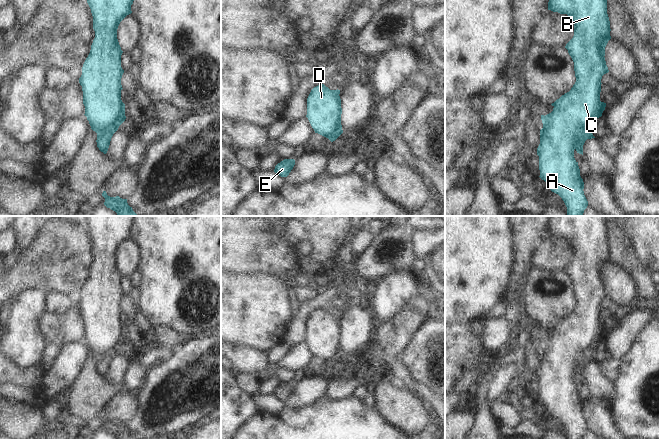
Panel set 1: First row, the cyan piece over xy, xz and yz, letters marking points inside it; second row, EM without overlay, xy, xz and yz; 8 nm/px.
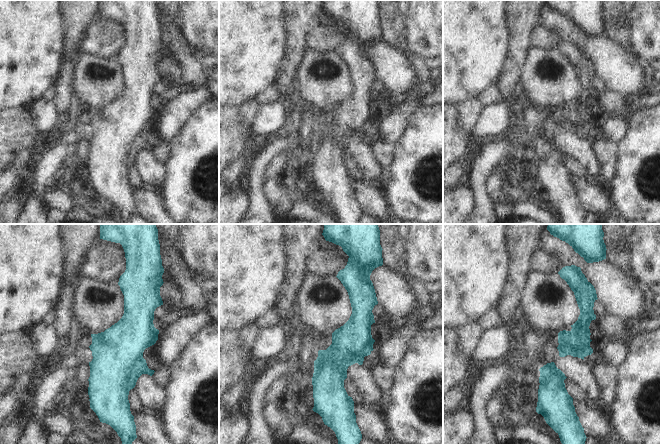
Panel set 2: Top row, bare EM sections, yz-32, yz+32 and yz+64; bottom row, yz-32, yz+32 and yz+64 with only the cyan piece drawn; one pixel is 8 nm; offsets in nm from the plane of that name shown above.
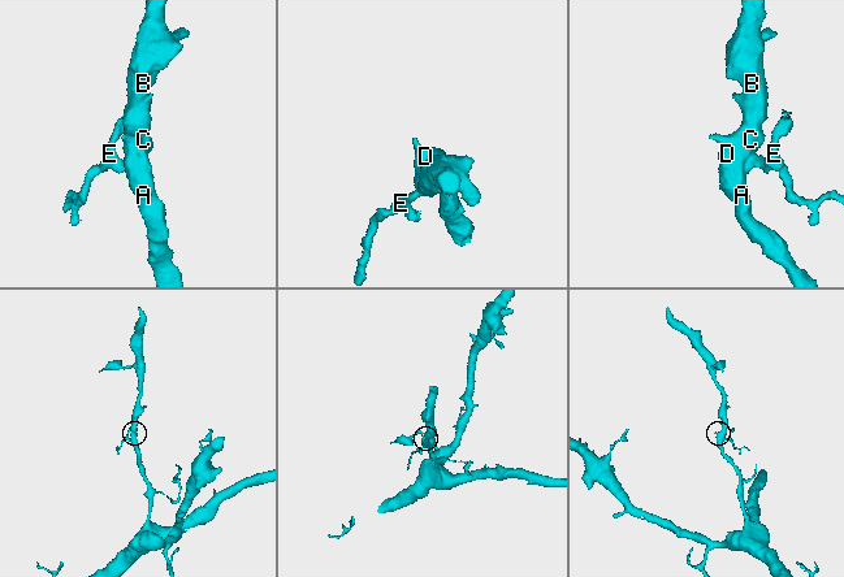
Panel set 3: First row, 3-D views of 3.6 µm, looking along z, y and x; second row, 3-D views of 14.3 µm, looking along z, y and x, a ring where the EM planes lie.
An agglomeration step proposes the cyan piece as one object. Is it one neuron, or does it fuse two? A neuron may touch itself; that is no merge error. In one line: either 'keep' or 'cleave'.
cleave

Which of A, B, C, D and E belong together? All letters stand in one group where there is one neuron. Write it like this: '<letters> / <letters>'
A B C D / E

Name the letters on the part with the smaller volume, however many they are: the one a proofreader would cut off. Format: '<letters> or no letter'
E

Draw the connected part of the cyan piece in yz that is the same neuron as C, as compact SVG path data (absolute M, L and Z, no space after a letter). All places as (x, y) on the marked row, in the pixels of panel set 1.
M549 0L548 10L567 14L573 21L574 36L565 48L574 62L576 82L569 92L551 104L554 107L551 113L541 115L543 128L537 148L539 177L562 198L568 216L583 216L588 201L574 150L584 135L584 127L588 124L594 126L595 120L602 116L606 107L606 103L600 101L600 92L602 76L609 72L604 57L605 47L611 39L607 0Z

